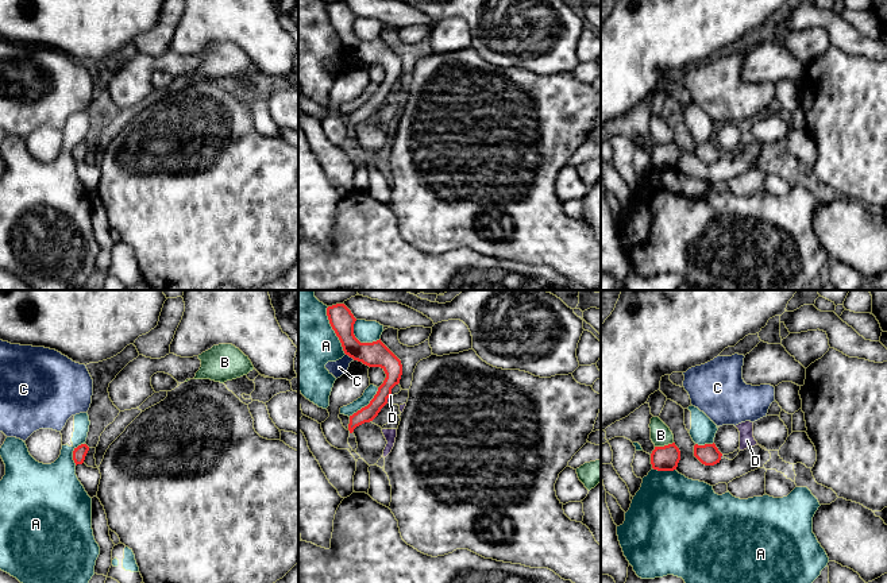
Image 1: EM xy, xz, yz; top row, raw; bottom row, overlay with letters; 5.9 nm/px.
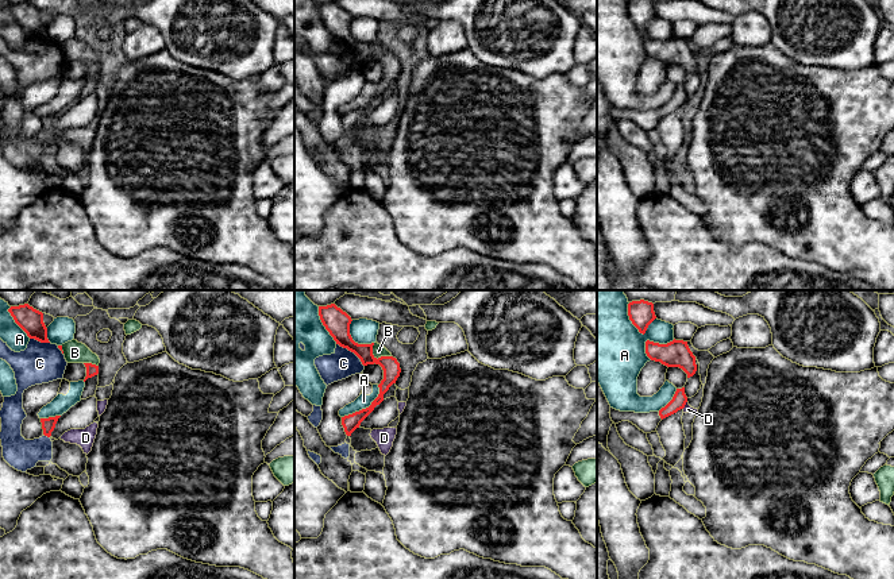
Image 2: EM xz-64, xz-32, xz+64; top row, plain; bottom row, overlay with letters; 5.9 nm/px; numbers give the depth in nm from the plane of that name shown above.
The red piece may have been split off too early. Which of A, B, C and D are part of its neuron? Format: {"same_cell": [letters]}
{"same_cell": []}

